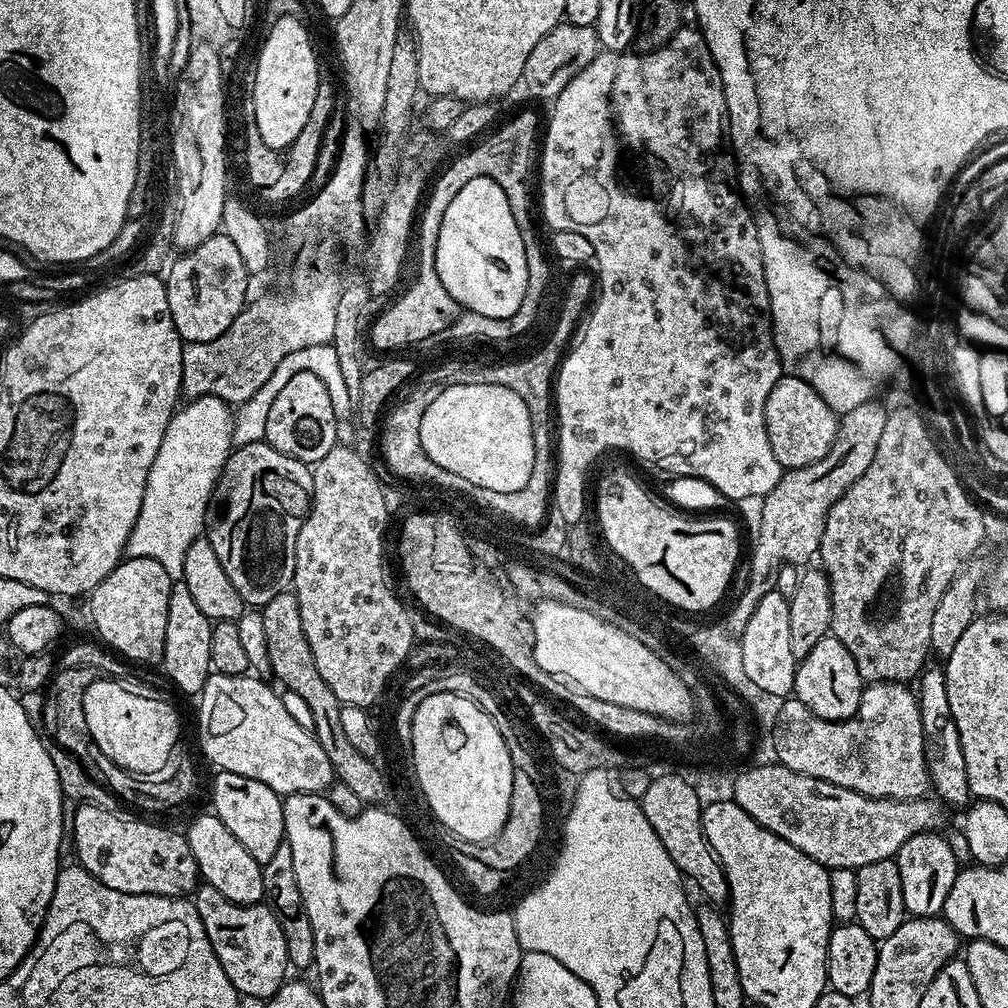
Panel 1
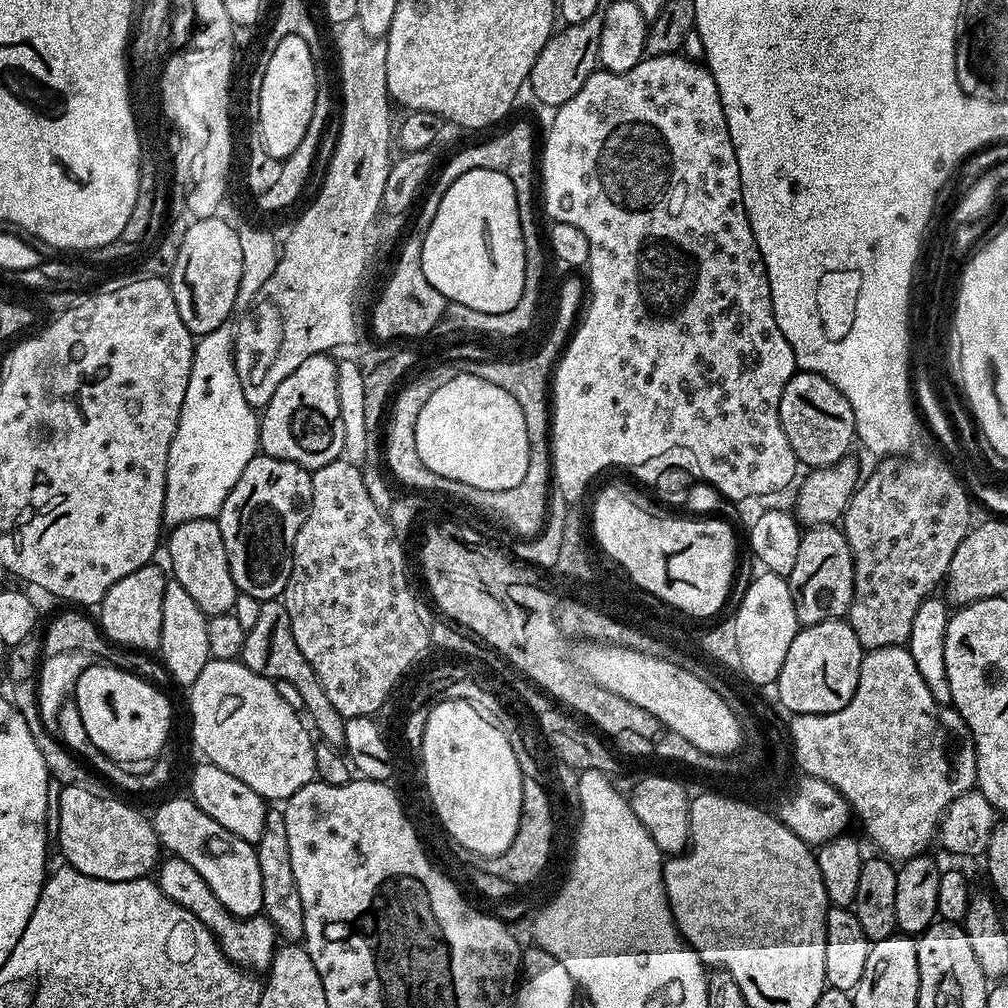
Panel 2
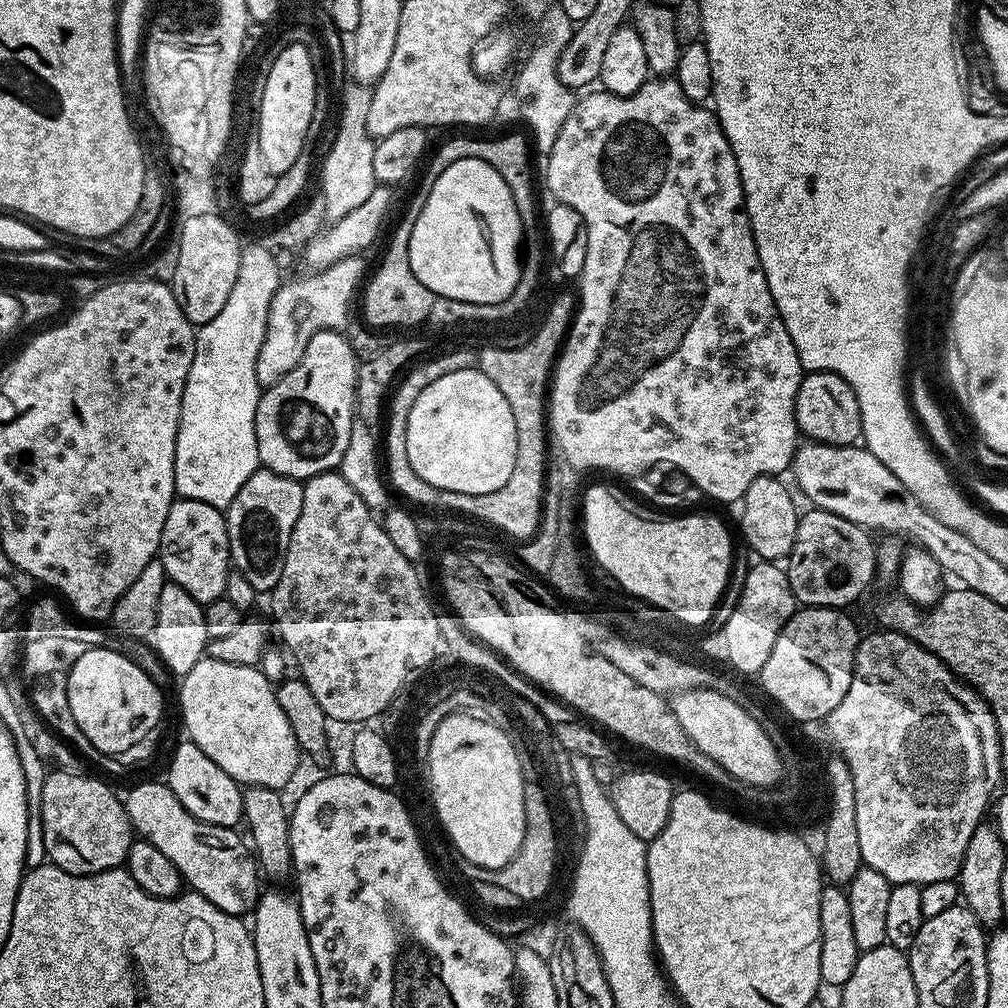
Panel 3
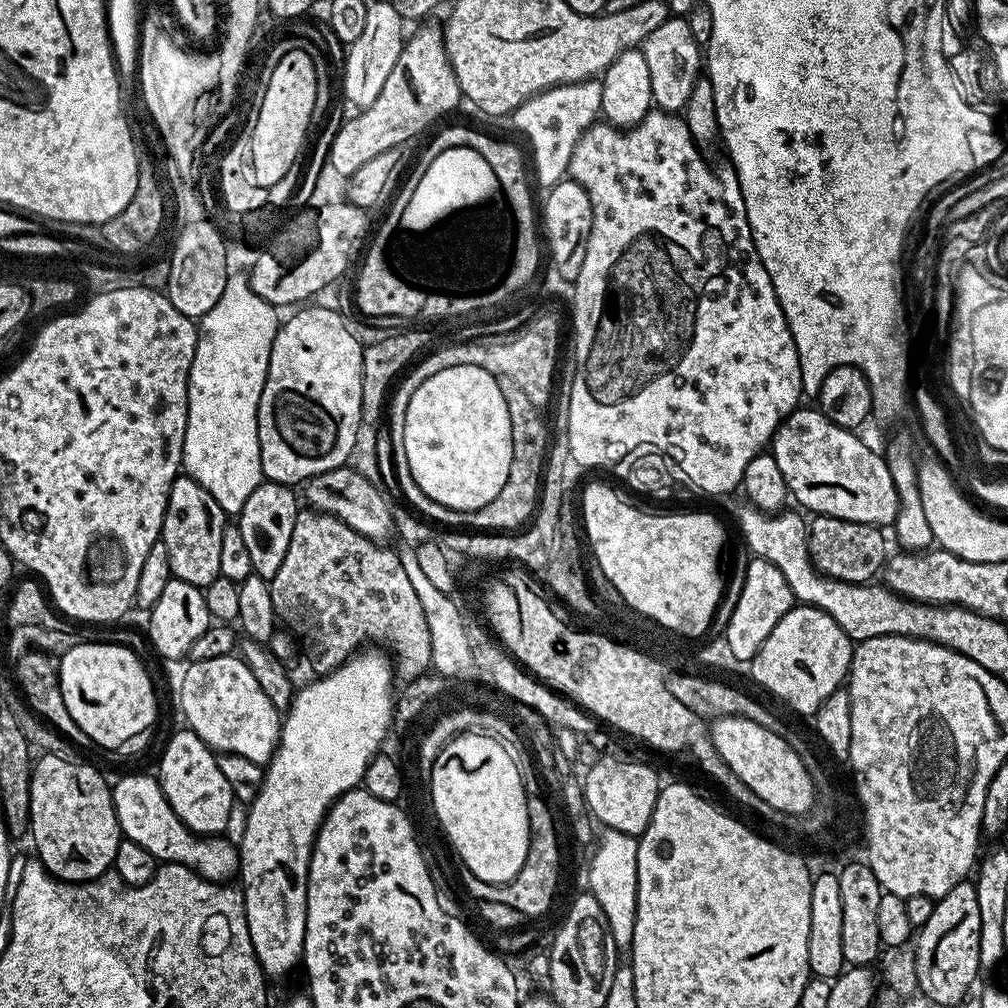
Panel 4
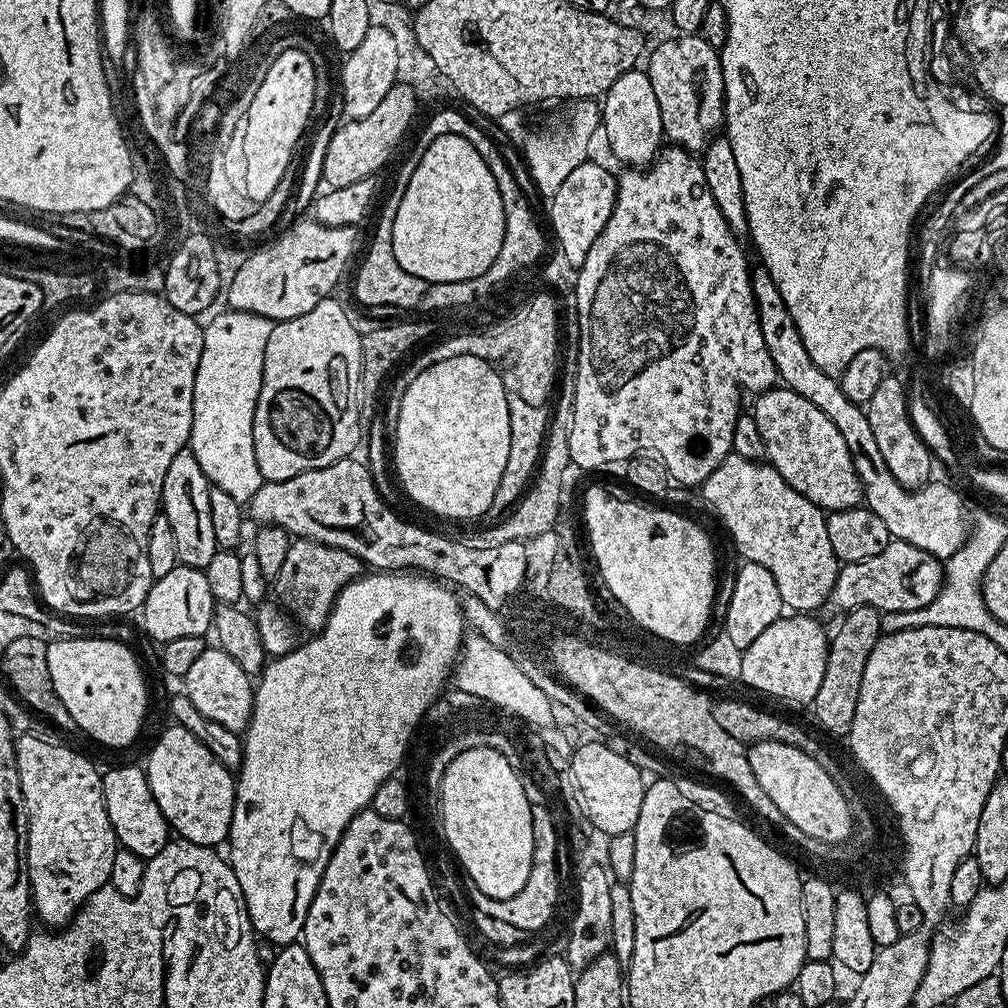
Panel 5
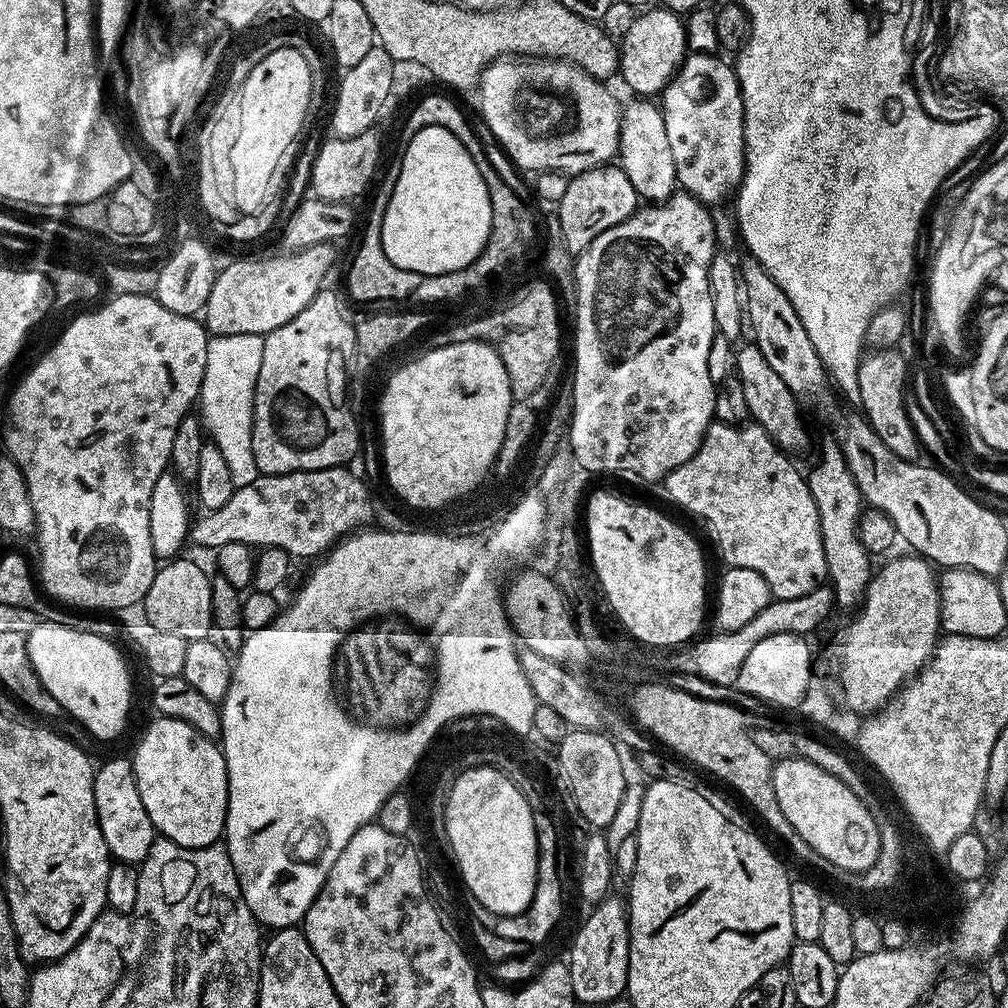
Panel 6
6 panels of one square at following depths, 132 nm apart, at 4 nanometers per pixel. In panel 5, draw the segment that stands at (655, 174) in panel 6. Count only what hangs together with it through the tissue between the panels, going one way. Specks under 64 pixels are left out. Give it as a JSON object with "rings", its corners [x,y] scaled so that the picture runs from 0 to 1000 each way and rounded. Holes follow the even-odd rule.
{"rings":[[[628,69],[626,71],[622,71],[621,73],[617,73],[609,81],[609,85],[605,85],[605,89],[599,92],[597,96],[597,135],[600,135],[600,137],[603,138],[604,149],[607,150],[617,162],[619,162],[619,165],[642,165],[651,158],[657,147],[655,139],[658,140],[660,138],[660,134],[659,126],[657,125],[657,113],[653,109],[653,97],[649,93],[649,85],[645,85],[645,77],[643,76],[642,70]]]}

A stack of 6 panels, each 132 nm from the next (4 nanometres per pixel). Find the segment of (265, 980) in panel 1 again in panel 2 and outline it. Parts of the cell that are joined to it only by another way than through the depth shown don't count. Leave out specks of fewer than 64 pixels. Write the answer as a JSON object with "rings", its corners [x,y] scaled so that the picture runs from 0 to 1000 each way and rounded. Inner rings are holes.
{"rings":[[[168,848],[166,852],[157,861],[157,879],[165,887],[165,891],[177,895],[177,899],[188,903],[188,907],[196,910],[204,923],[208,923],[222,949],[229,952],[235,960],[249,962],[254,966],[265,965],[276,939],[274,920],[266,914],[265,909],[233,909],[231,905],[224,903],[224,899],[220,899],[220,895],[216,895],[212,883],[204,879],[204,871],[200,871],[200,867],[196,867],[196,863],[188,859],[188,855],[172,848]]]}

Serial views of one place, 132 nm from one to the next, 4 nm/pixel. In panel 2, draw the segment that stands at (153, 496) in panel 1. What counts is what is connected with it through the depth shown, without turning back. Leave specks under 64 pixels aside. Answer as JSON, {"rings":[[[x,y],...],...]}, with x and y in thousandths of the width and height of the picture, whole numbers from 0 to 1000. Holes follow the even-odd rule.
{"rings":[[[225,324],[193,338],[190,370],[177,415],[165,462],[163,520],[168,525],[190,515],[217,513],[244,460],[256,451],[258,418],[255,406],[244,399],[234,370],[232,333]]]}

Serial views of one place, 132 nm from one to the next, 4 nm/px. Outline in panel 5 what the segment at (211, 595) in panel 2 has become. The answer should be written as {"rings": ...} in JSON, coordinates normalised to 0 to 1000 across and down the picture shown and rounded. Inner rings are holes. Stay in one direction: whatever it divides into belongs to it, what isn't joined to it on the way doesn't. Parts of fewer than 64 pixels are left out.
{"rings":[[[189,443],[177,446],[165,466],[160,492],[161,510],[173,527],[179,560],[198,566],[208,562],[208,554],[212,554],[216,546],[212,534],[212,517],[208,514],[207,483],[204,470],[200,470],[200,462],[196,462],[196,454],[192,454]]]}

